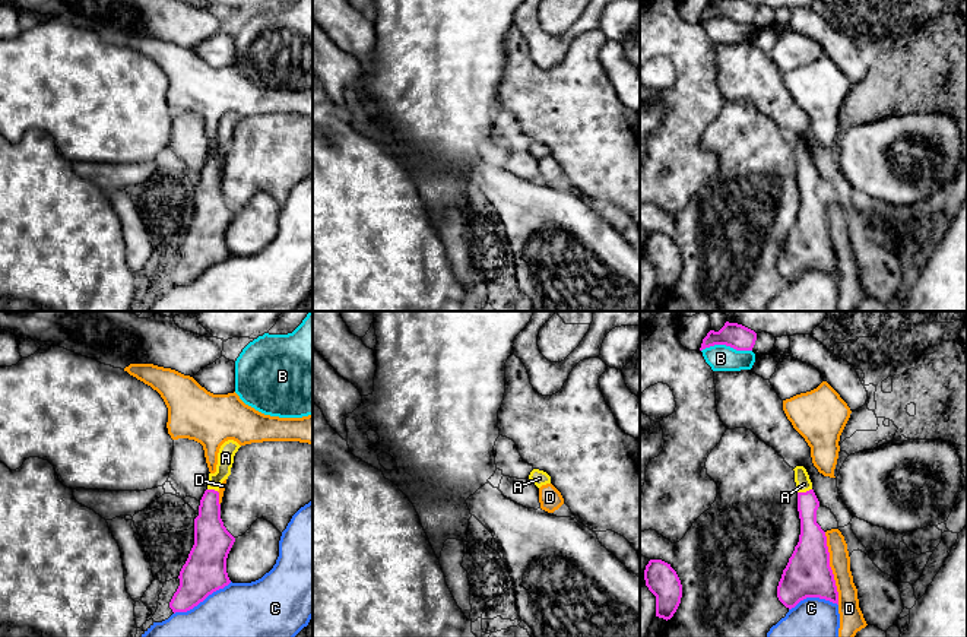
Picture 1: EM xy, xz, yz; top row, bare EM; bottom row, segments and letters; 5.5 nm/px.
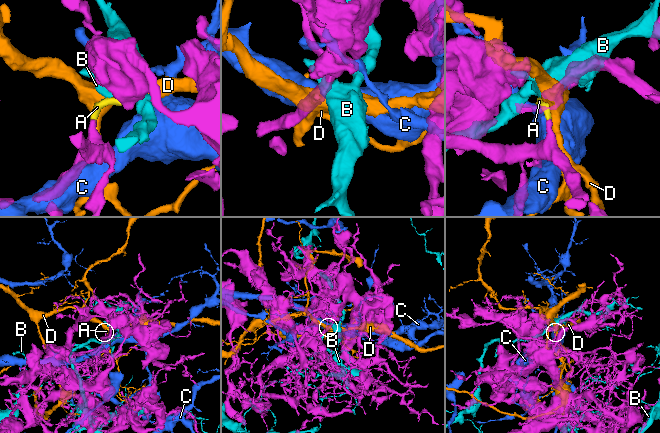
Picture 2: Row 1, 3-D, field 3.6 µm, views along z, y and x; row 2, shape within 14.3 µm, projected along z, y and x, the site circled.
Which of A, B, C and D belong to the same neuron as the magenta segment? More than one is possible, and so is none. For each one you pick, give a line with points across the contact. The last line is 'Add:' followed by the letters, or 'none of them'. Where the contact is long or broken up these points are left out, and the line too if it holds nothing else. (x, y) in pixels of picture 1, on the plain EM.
A: across yz (812, 209), (804, 165), (804, 157)
Add: A

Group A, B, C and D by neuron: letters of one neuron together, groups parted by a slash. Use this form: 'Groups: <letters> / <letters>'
Groups: A / B / C / D

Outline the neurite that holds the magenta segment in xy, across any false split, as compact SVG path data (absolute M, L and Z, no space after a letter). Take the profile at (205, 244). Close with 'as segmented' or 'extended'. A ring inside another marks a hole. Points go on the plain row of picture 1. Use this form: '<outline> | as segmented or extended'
M225 114L218 126L216 145L209 146L199 188L194 191L194 218L180 244L180 259L169 281L172 285L187 285L203 275L213 264L231 256L226 245L226 231L235 210L226 203L221 191L219 158L231 148L234 129L241 118Z | extended

